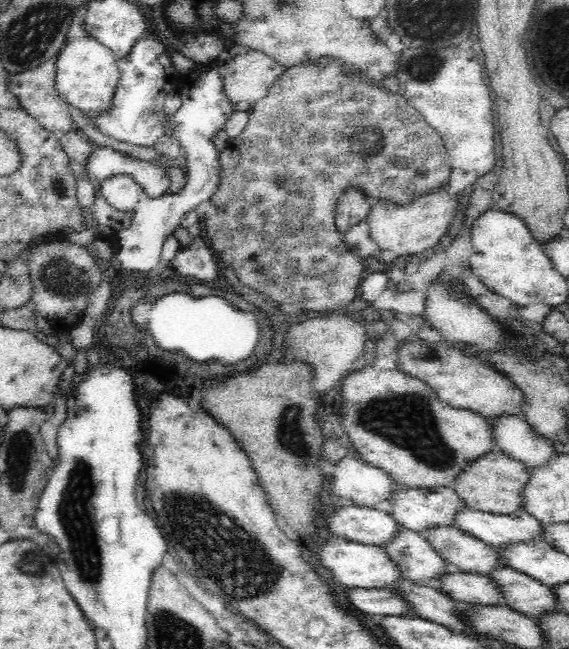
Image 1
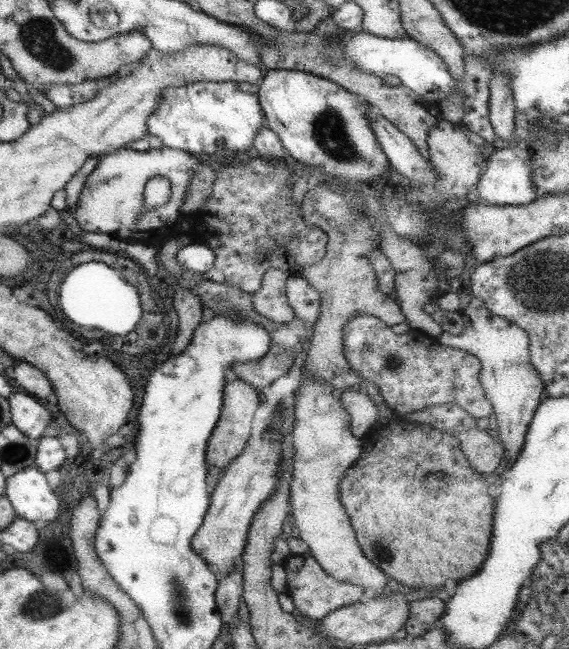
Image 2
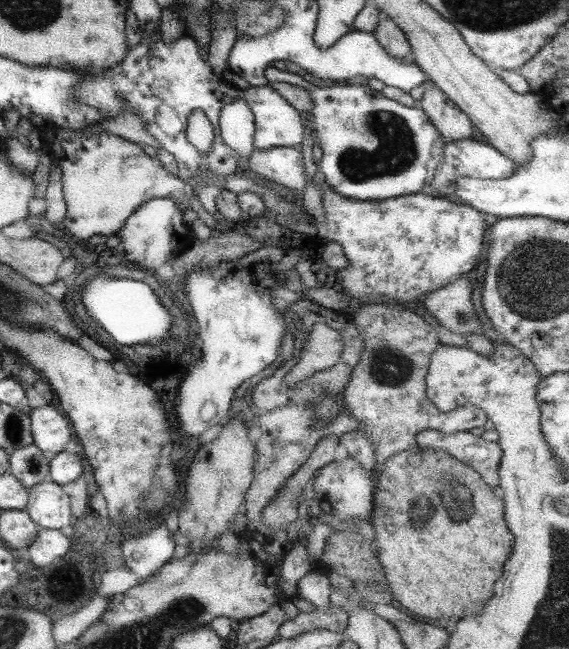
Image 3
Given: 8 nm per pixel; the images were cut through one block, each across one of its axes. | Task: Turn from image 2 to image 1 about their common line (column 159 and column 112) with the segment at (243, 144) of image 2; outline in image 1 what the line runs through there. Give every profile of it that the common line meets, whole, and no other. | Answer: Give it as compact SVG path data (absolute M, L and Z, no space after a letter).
M142 37L133 46L132 52L116 64L121 75L114 87L110 106L105 111L96 113L91 118L92 122L104 136L116 142L142 148L154 147L160 138L170 132L170 116L164 111L164 102L166 96L175 92L174 77L178 73L163 45L152 37Z

